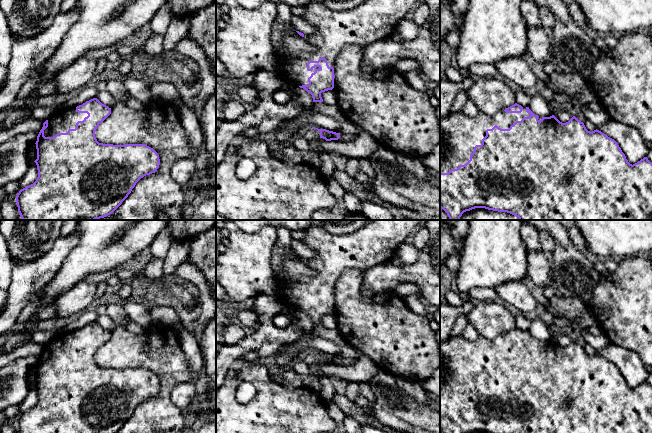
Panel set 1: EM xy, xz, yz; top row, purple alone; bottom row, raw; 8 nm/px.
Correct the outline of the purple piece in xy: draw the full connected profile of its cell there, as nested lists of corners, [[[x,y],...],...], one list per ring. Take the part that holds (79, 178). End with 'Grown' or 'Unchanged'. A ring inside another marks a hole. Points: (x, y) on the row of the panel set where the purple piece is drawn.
[[[97,98],[86,101],[82,105],[72,108],[58,110],[58,112],[43,123],[37,141],[37,159],[34,161],[37,165],[38,177],[36,181],[21,189],[16,196],[18,212],[23,220],[96,220],[112,214],[128,197],[136,183],[146,175],[155,173],[160,165],[158,153],[145,144],[124,144],[113,145],[99,143],[95,137],[97,127],[111,114],[111,108],[102,104]]]. Grown

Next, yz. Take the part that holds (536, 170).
[[[515,103],[493,116],[489,116],[481,112],[475,117],[469,117],[462,111],[450,113],[440,121],[440,129],[442,130],[448,144],[448,157],[443,163],[440,163],[440,208],[447,213],[449,220],[460,220],[460,217],[464,212],[475,208],[485,208],[498,212],[507,212],[518,217],[519,220],[652,220],[652,162],[650,162],[647,157],[644,157],[637,163],[633,165],[630,164],[614,139],[608,137],[606,134],[597,129],[592,132],[588,131],[584,123],[578,120],[575,116],[573,116],[568,122],[562,123],[554,115],[550,117],[540,117],[535,115],[529,107],[522,107],[521,105]]]. Grown

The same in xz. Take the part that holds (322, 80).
[[[367,0],[353,9],[334,11],[325,5],[313,2],[305,6],[302,18],[311,24],[316,33],[304,35],[304,39],[316,48],[315,52],[301,53],[290,60],[281,55],[284,33],[295,32],[292,24],[275,21],[271,42],[277,55],[278,71],[283,81],[291,86],[305,89],[312,95],[313,102],[323,102],[321,93],[334,88],[334,64],[342,49],[350,44],[367,46],[376,41],[388,39],[398,23],[405,19],[407,12],[420,0]]]. Grown

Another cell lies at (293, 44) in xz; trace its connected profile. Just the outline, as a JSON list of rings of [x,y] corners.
[[[286,31],[284,33],[281,55],[285,60],[290,60],[301,53],[312,53],[315,51],[316,47],[308,43],[304,37],[300,36],[296,31]]]

